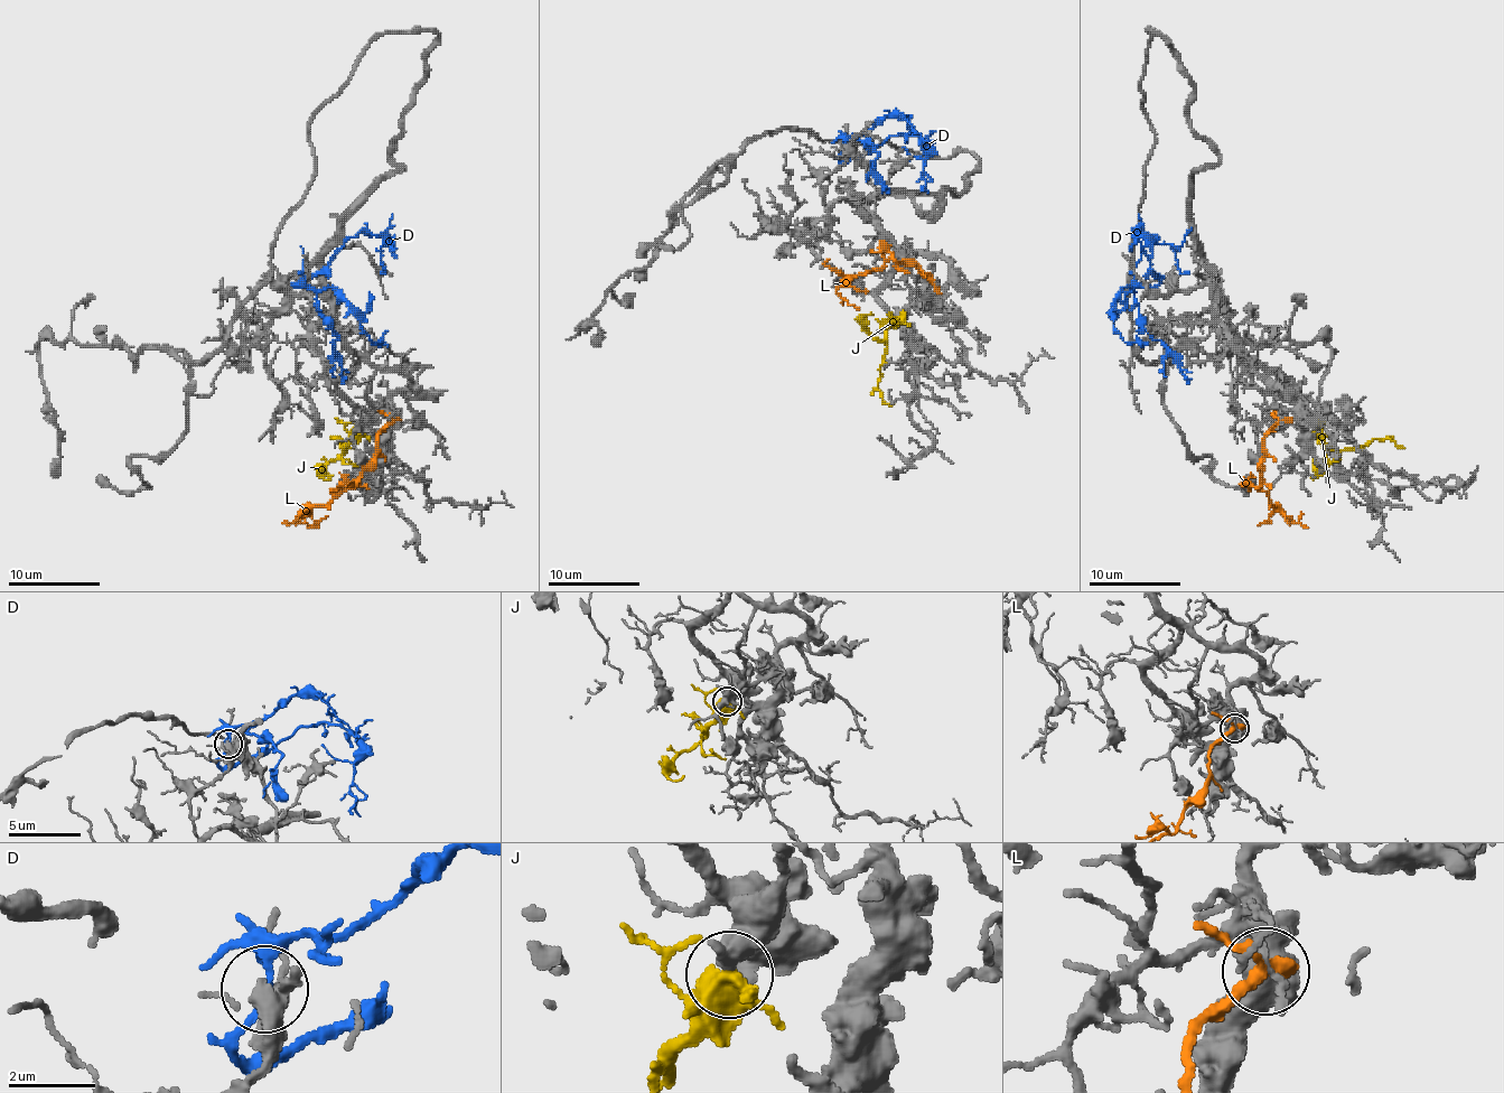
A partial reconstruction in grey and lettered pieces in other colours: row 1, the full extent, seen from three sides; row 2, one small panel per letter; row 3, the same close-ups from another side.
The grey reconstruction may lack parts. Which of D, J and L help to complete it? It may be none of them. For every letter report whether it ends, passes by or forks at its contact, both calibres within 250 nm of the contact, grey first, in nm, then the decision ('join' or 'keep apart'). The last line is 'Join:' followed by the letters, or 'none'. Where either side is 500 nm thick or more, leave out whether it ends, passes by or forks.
D: it forks there; 240 nm thick on the grey side, 160 nm on the other; keep apart
J: it forks there; 420 nm thick on the grey side, 440 nm on the other; join
L: it forks there; 200 nm thick on the grey side, 260 nm on the other; keep apart
Join: J

